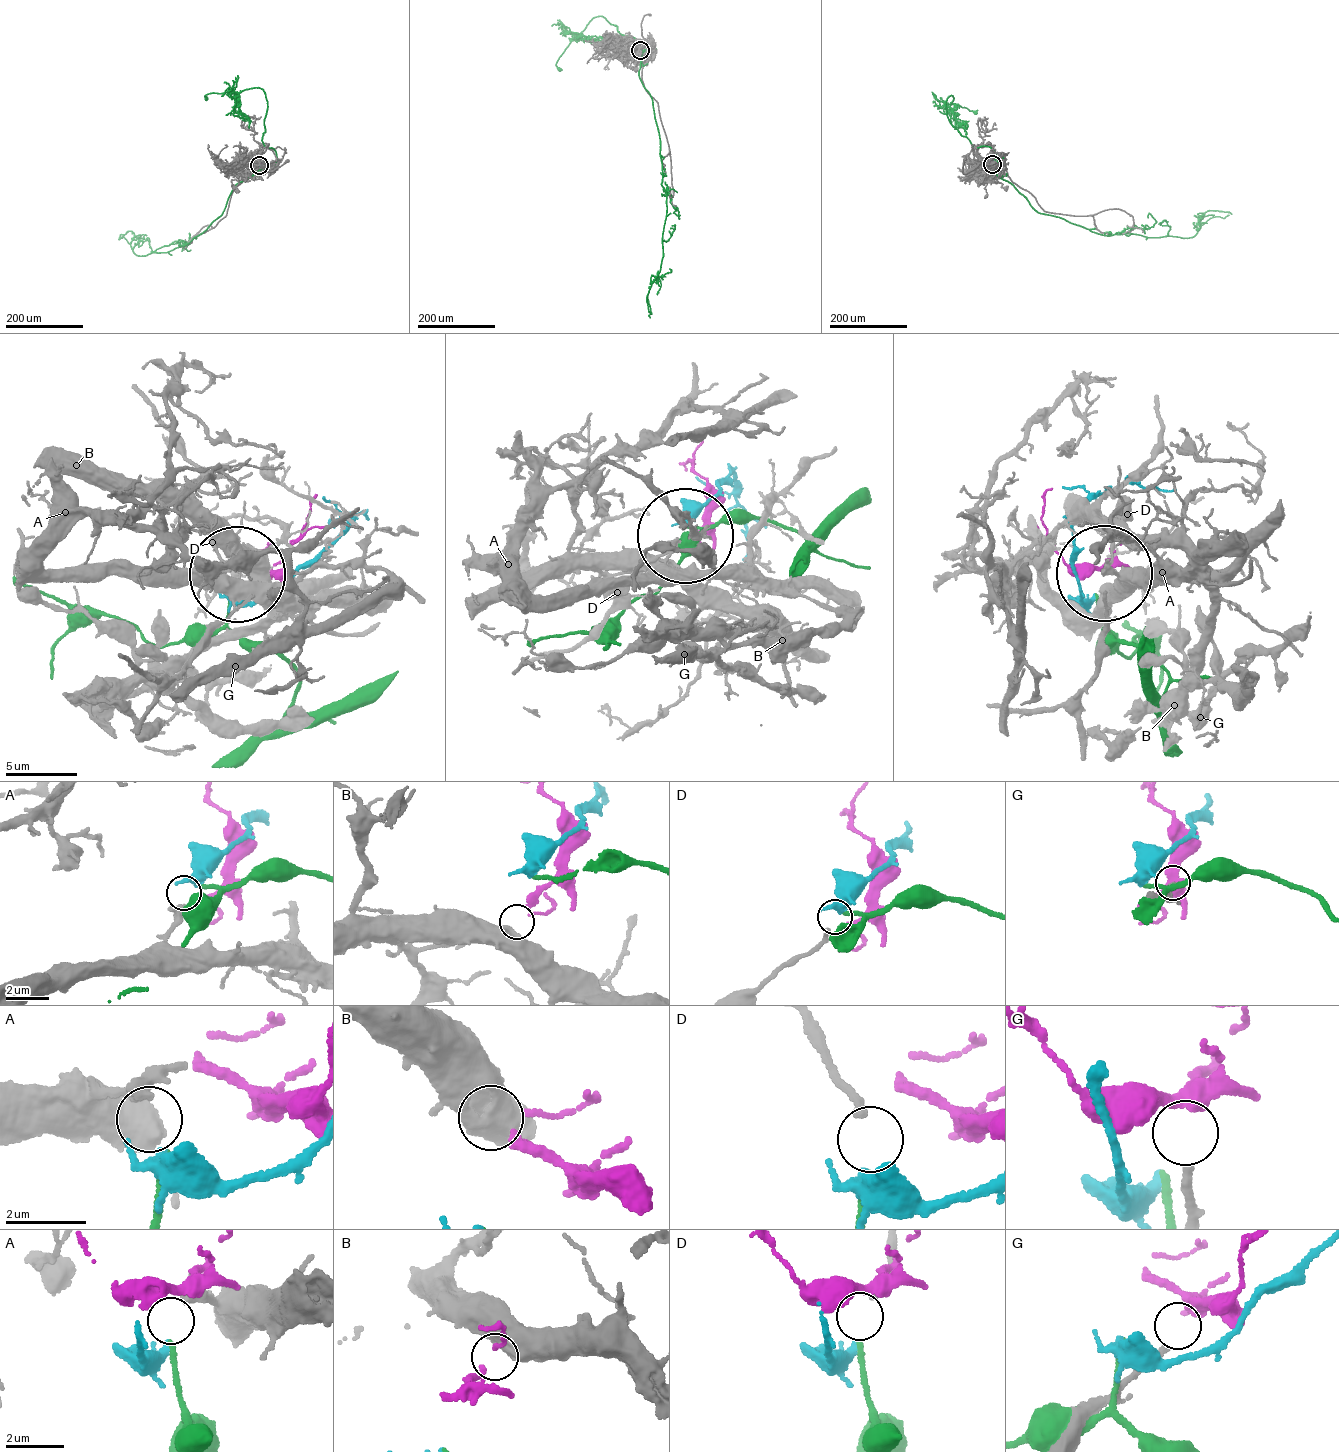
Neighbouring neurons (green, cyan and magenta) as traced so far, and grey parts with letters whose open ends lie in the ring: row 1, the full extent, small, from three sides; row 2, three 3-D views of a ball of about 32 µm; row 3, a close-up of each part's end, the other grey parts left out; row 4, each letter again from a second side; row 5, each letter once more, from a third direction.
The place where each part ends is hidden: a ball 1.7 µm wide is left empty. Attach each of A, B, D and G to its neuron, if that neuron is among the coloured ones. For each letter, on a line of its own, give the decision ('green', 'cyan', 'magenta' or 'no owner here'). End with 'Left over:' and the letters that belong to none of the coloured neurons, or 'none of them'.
A: cyan
B: magenta
D: green
G: no owner here
Left over: G

